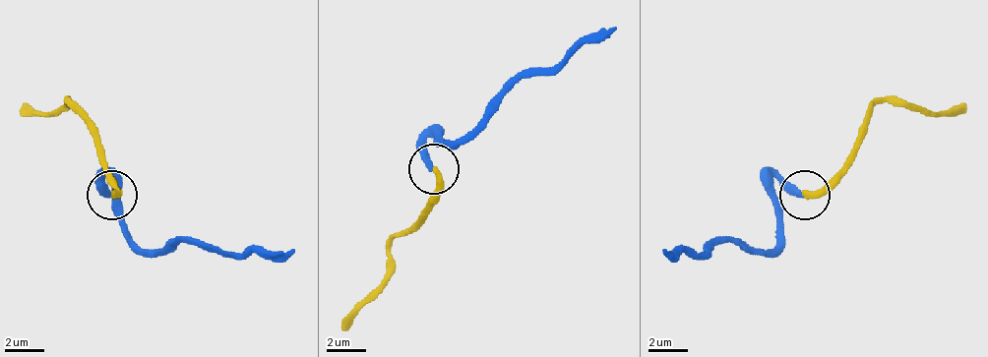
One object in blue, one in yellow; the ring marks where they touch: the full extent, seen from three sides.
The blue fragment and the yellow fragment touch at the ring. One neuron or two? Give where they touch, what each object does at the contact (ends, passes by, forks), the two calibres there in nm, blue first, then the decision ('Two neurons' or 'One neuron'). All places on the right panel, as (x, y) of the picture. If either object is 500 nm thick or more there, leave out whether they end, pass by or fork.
Place: (804, 195). At the ring blue ends. At the ring yellow ends. Thickness 320 nm (blue) against 340 nm. One neuron

